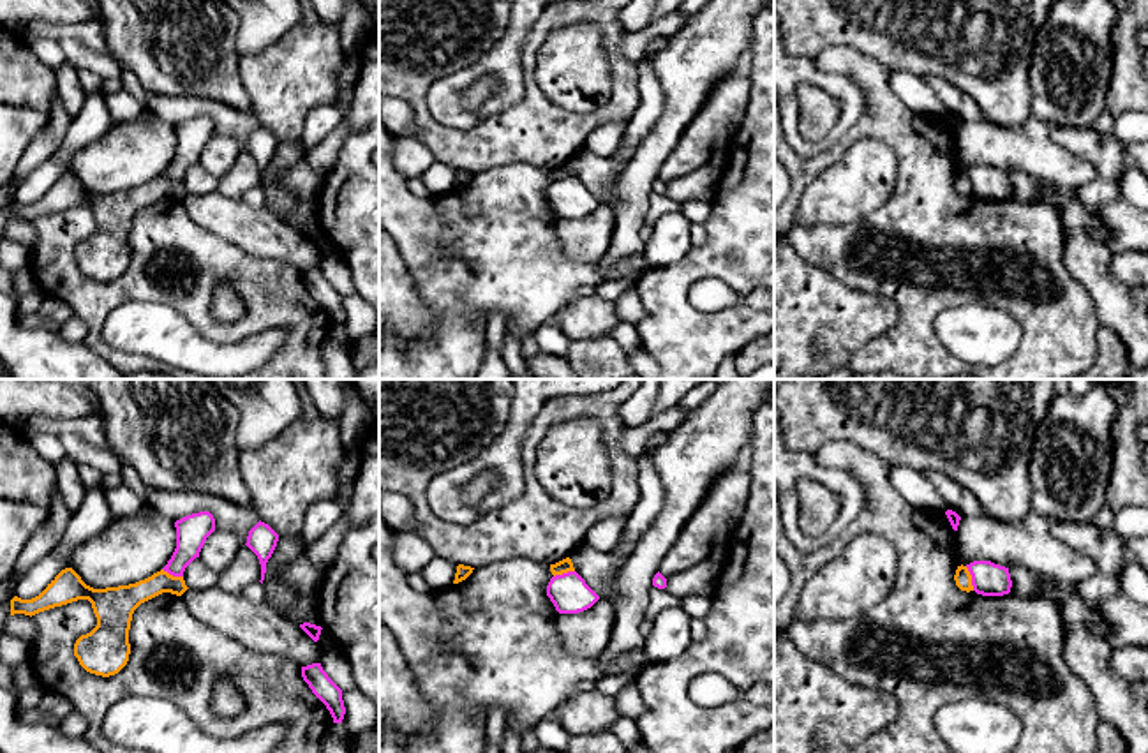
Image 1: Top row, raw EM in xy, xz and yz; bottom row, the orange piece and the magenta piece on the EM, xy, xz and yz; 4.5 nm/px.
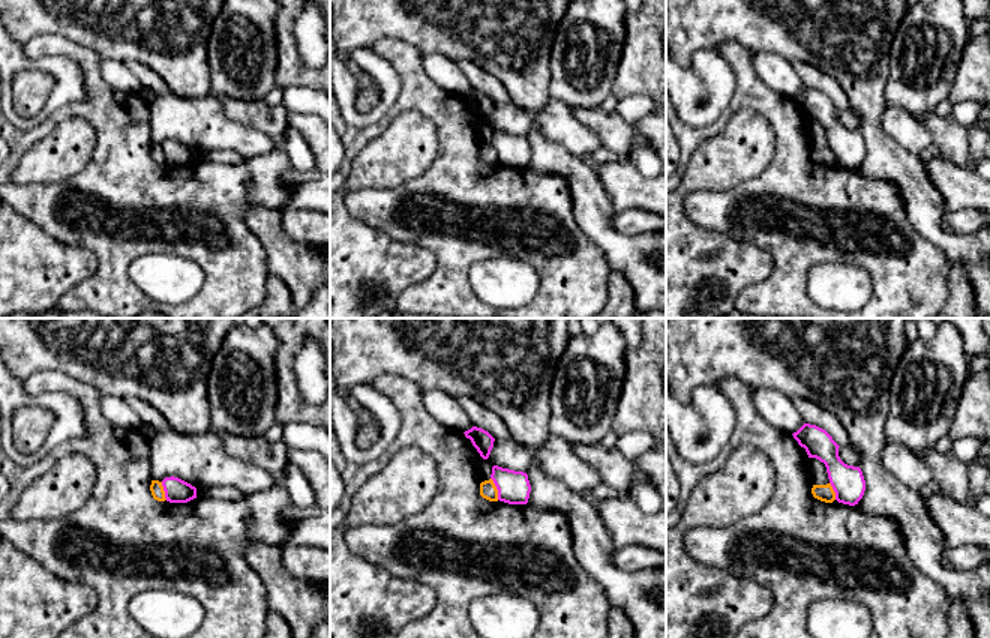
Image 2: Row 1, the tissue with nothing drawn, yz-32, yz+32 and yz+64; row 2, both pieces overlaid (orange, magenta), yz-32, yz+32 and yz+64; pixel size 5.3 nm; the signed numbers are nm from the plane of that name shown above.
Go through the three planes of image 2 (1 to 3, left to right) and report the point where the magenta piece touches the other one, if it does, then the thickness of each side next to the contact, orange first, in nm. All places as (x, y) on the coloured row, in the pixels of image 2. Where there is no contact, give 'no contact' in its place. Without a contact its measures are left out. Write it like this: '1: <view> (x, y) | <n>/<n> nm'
1: yz-32 (164, 491) | 70/130 nm
2: yz+32 (495, 488) | 90/180 nm
3: yz+64 (833, 491) | 90/180 nm

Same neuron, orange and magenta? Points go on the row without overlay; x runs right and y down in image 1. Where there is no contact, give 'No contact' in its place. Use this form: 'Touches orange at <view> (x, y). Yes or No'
Touches orange at yz (970, 184). No

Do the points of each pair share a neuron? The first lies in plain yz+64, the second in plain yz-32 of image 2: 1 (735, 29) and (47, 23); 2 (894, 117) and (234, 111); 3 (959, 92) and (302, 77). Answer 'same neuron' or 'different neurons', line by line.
1: same neuron
2: different neurons
3: same neuron

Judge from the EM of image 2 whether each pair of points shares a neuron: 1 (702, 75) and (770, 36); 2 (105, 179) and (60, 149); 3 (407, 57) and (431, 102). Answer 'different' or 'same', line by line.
1: different
2: different
3: same

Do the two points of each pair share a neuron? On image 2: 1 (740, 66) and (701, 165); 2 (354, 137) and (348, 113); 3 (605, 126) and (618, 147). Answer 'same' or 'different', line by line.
1: different
2: different
3: same

